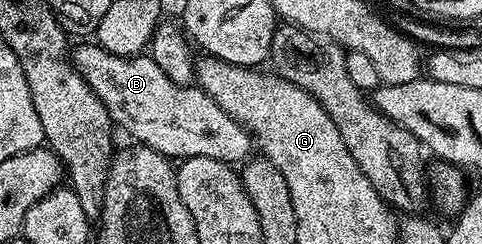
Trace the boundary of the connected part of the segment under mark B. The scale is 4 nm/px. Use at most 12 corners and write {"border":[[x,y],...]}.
{"border":[[74,47],[114,125],[172,160],[242,164],[253,139],[150,56]]}

